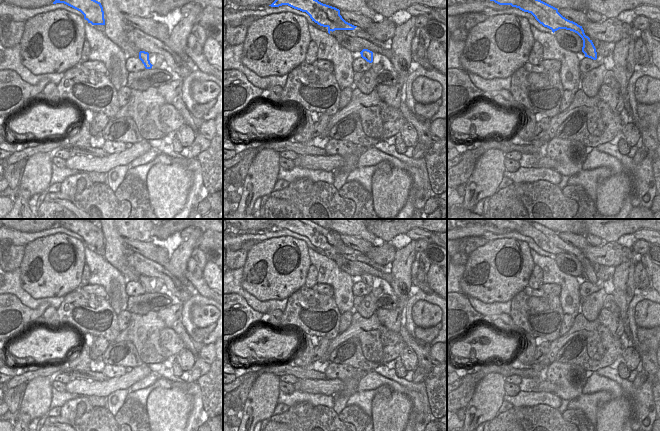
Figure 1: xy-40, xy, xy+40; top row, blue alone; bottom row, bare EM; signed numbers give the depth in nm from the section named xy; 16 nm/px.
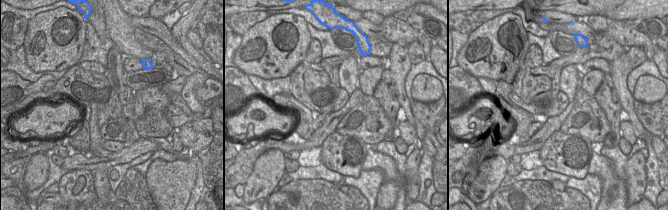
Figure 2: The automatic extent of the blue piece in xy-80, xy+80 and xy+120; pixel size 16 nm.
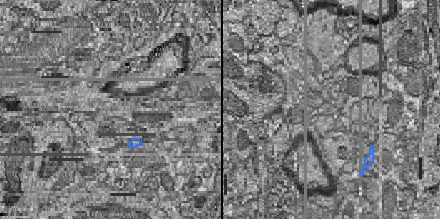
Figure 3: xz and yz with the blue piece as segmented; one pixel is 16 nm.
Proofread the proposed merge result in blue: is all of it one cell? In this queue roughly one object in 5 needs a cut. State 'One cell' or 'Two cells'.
One cell

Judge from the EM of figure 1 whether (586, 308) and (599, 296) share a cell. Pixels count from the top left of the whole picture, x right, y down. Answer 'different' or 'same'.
same

